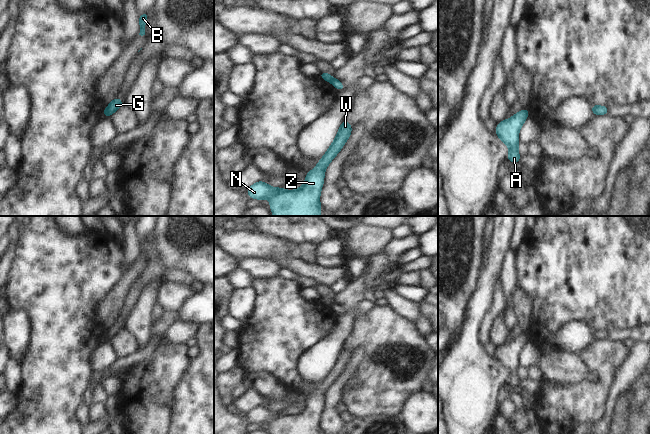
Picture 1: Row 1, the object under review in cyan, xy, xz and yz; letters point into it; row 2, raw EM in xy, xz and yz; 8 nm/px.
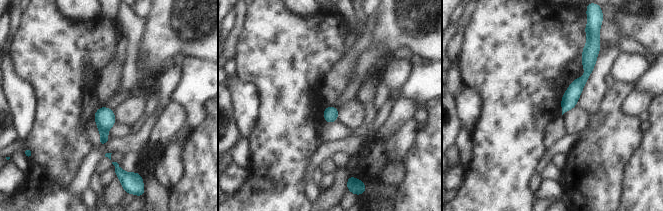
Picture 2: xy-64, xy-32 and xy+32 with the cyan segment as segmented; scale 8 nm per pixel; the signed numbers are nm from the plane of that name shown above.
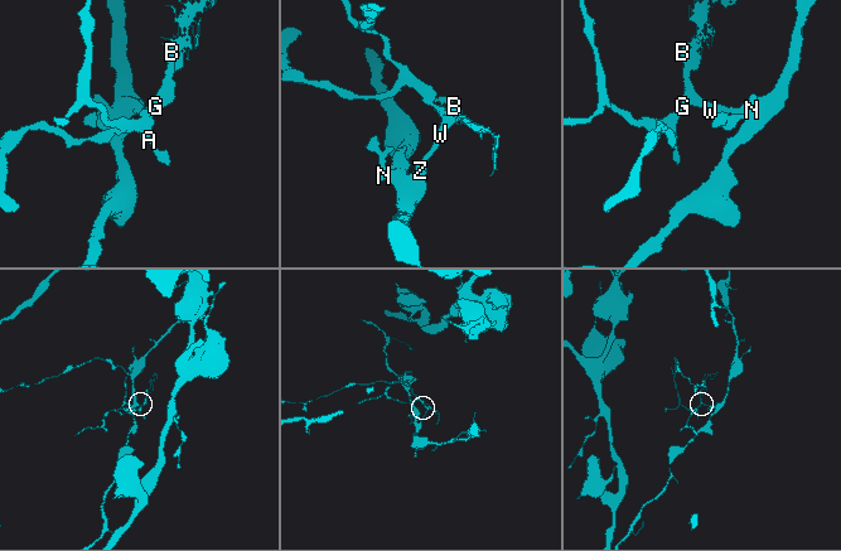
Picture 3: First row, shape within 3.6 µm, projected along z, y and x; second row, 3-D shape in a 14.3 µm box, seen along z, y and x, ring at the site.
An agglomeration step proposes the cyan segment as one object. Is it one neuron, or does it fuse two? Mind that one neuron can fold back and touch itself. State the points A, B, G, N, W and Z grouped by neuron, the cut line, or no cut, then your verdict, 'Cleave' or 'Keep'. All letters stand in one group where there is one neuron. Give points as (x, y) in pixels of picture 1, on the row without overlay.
Groups: A / B G N W Z. Split along xz (333, 302), (329, 305). Cleave

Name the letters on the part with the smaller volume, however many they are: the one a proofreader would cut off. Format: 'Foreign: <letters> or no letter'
Foreign: A

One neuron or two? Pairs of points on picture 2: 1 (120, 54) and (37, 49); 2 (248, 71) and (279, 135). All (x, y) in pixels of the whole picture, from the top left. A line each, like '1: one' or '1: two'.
1: two
2: one

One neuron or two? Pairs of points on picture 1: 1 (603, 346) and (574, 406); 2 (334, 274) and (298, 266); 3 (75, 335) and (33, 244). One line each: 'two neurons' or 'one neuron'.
1: one neuron
2: one neuron
3: one neuron

